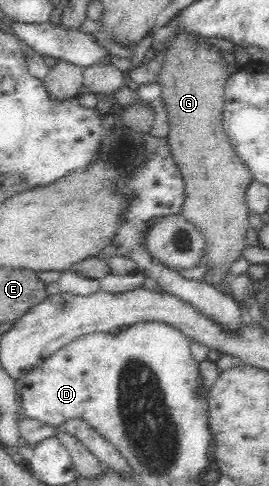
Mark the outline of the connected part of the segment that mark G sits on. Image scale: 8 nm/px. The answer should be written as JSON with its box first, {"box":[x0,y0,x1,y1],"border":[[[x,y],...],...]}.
{"box":[159,34,253,288],"border":[[[177,34],[165,49],[165,63],[159,74],[162,89],[162,101],[166,104],[169,117],[169,134],[166,136],[172,158],[183,177],[184,201],[179,214],[185,217],[200,233],[203,234],[205,246],[202,259],[198,265],[206,270],[200,281],[221,288],[230,283],[230,267],[242,257],[246,249],[246,233],[250,227],[250,208],[246,201],[246,189],[253,181],[252,172],[235,153],[235,149],[223,130],[224,87],[226,85],[226,64],[214,47],[198,47],[198,37],[194,34]]]}

